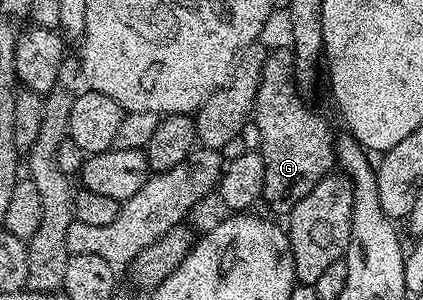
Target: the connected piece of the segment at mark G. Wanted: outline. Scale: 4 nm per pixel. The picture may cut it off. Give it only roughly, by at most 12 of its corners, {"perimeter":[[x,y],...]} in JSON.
{"perimeter":[[263,61],[253,126],[262,201],[290,212],[332,173],[336,135],[295,79]]}

